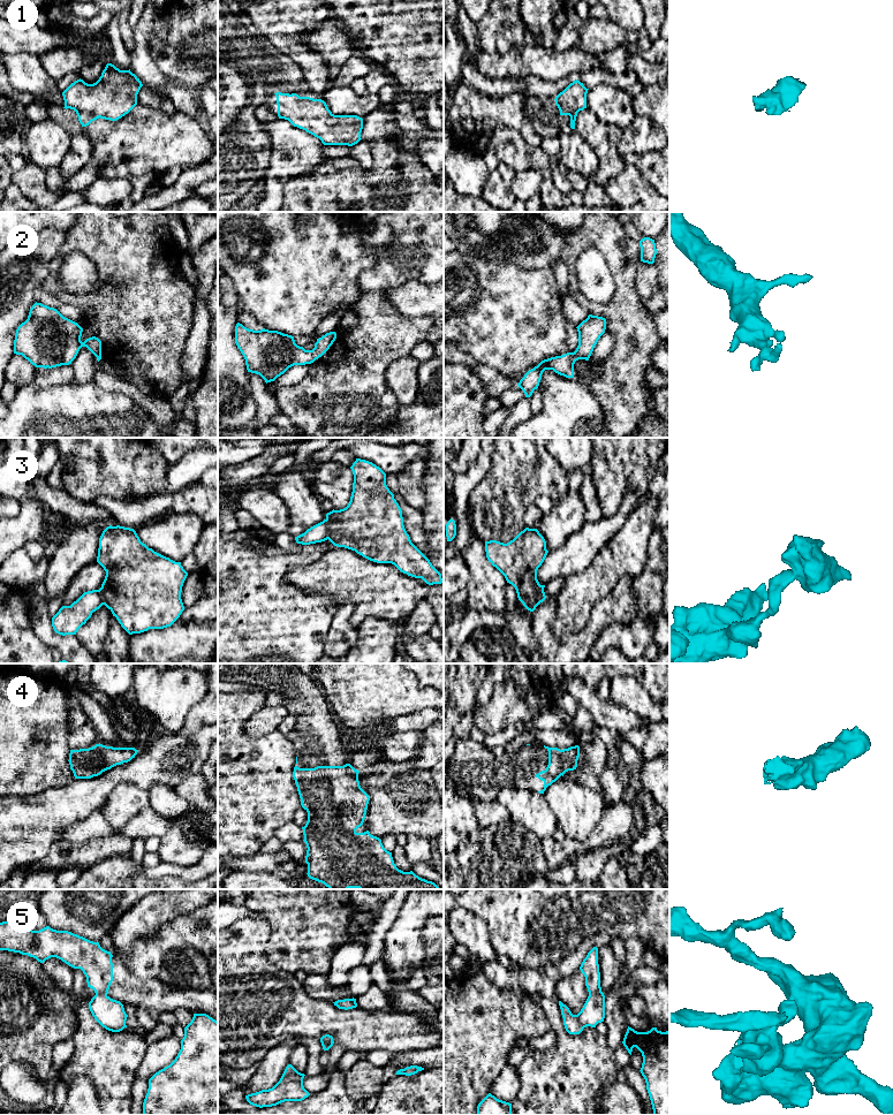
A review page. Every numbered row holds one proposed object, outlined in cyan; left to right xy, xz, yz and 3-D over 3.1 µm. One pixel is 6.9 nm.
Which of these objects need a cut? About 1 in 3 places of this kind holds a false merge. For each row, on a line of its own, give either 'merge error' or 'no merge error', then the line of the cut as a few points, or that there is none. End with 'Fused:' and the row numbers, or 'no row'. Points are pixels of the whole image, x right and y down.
1: no merge error | no cut
2: no merge error | no cut
3: merge error | xz (325, 520), (328, 538)
4: no merge error | no cut
5: merge error | yz (600, 991), (589, 994)
Fused: 3, 5

